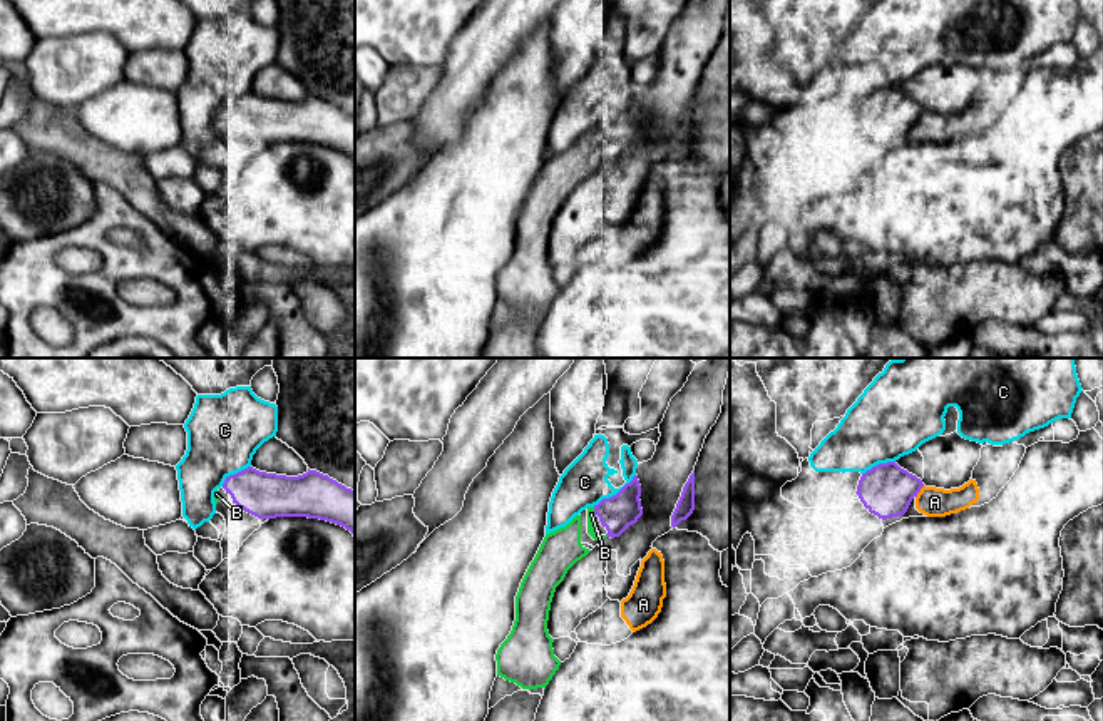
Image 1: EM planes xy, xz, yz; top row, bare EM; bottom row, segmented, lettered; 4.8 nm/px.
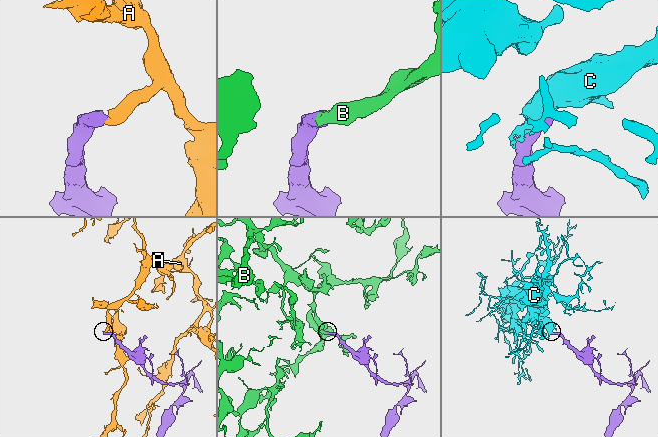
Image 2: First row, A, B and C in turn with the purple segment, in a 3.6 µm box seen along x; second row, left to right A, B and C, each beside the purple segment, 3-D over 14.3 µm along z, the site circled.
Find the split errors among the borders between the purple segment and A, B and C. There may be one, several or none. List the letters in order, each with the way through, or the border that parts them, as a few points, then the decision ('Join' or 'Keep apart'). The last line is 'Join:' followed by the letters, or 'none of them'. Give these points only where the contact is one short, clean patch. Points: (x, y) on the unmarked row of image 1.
A: Keep apart
B: Join
C: Keep apart
Join: B

